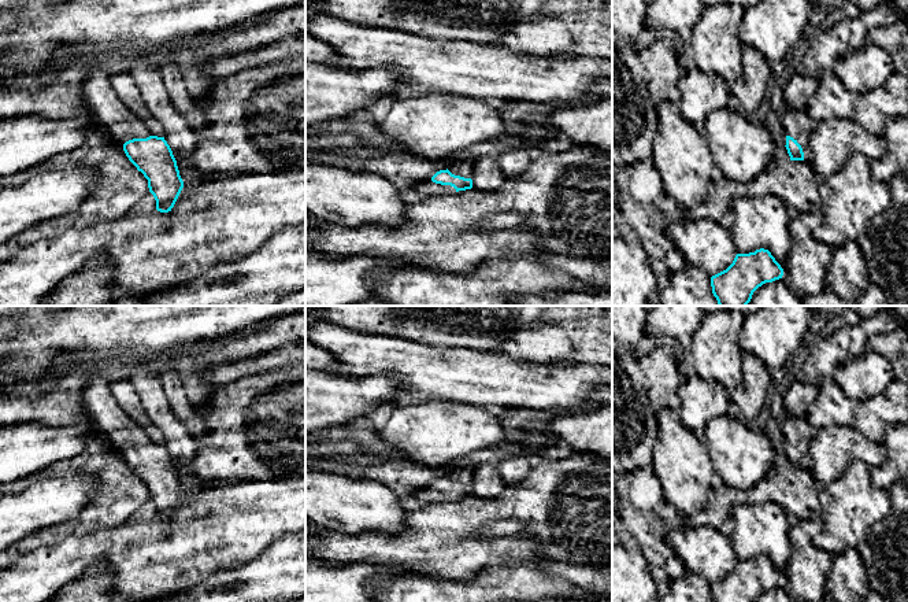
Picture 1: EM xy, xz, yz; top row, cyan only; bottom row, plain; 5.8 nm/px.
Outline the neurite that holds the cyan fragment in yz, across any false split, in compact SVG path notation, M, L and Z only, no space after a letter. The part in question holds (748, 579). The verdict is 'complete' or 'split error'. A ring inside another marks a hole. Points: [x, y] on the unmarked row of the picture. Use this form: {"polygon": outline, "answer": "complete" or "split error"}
{"polygon": "M768 557L737 561L733 570L711 584L714 602L753 602L766 590L782 586L783 576Z", "answer": "complete"}

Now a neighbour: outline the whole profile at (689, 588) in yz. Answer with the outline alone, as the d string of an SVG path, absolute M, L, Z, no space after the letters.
M692 572L670 583L670 591L660 602L714 602L711 584Z

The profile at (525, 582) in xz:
M531 564L490 566L471 580L437 580L426 576L401 576L368 583L373 602L541 602L568 598L603 597L545 575Z

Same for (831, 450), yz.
M856 426L816 429L809 443L809 469L819 484L835 481L856 459L868 466L882 465L886 448L868 440Z

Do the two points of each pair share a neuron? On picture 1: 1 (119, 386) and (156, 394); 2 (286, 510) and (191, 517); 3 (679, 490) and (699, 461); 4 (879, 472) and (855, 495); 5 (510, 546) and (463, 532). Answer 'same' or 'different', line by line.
1: different
2: same
3: same
4: different
5: same

